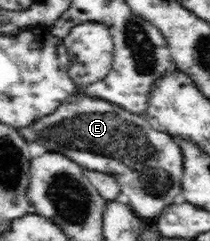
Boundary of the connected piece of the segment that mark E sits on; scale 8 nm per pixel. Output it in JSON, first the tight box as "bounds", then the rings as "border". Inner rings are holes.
{"bounds":[16,93,184,218],"border":[[[82,93],[67,96],[55,112],[16,130],[29,144],[36,142],[49,152],[67,156],[84,169],[104,172],[118,180],[120,197],[141,218],[155,218],[182,192],[184,161],[171,136],[155,129],[144,114],[133,115],[106,100],[89,99]]]}

